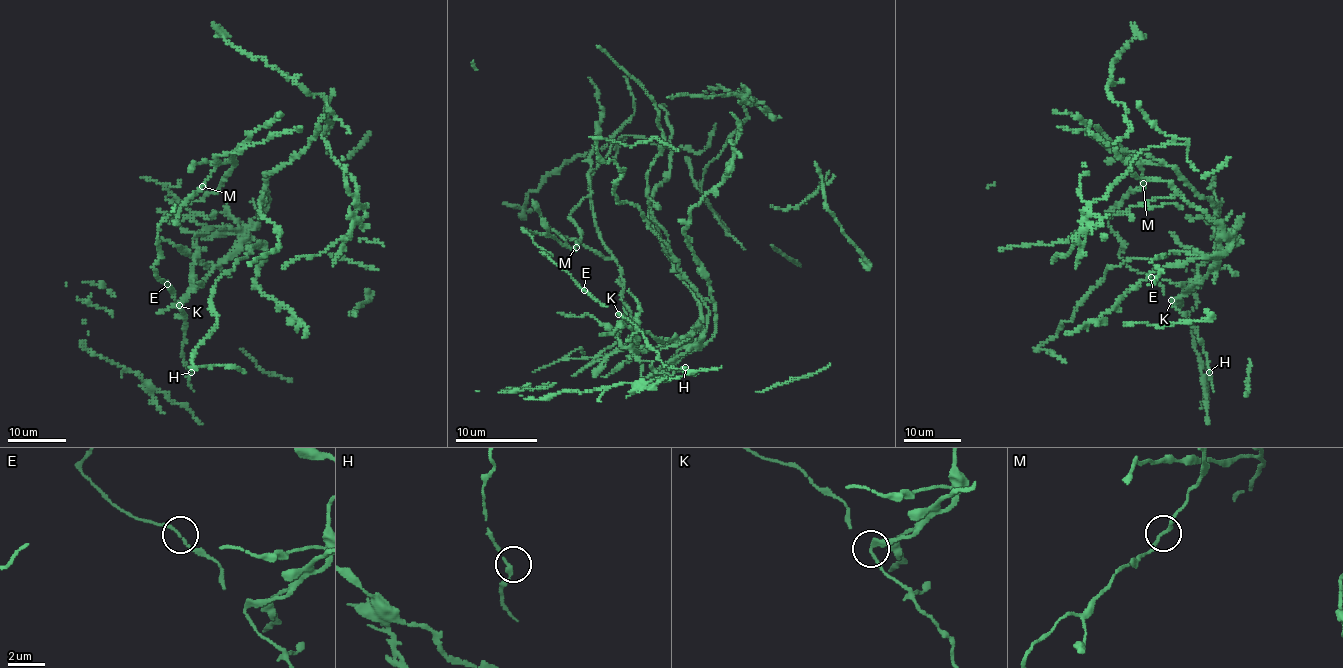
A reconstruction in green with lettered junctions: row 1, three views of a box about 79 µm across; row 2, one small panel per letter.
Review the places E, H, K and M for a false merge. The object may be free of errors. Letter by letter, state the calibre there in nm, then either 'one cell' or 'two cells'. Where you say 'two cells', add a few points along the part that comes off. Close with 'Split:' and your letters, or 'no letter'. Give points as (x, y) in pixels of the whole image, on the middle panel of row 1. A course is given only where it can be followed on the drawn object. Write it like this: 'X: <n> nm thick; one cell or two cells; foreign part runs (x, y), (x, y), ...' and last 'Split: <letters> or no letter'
E: 150 nm thick; one cell
H: 150 nm thick; one cell
K: 240 nm thick; two cells
M: 180 nm thick; one cell
Split: K

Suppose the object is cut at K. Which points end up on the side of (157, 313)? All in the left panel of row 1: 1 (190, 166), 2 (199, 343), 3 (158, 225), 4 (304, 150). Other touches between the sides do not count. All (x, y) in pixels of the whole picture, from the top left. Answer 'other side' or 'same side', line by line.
1: same side
2: same side
3: other side
4: same side

